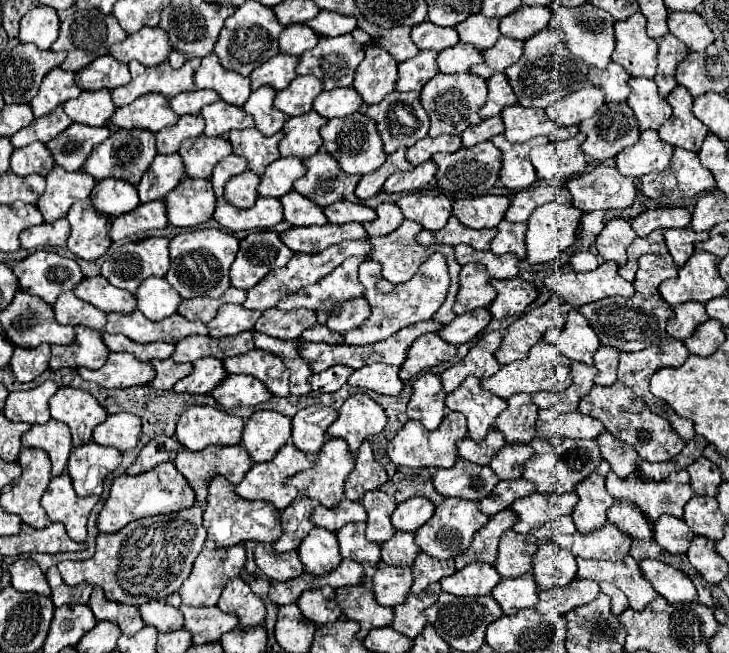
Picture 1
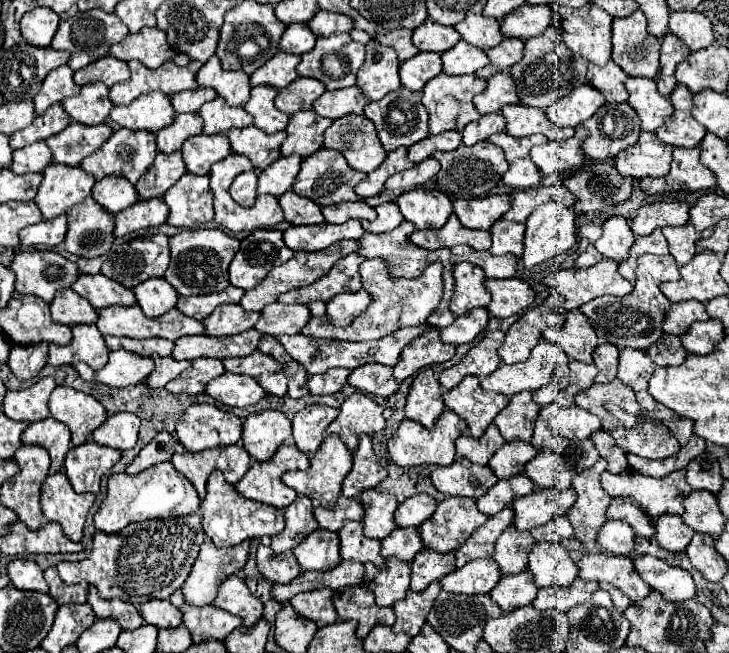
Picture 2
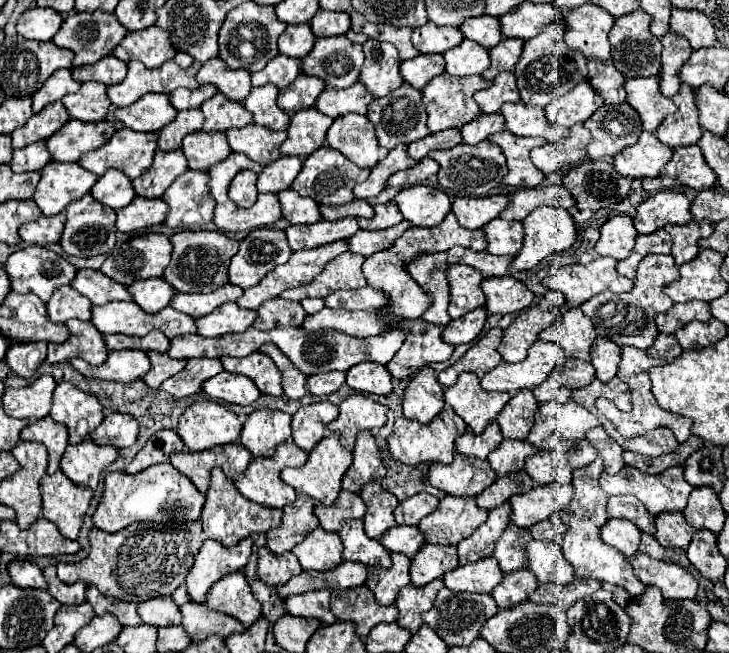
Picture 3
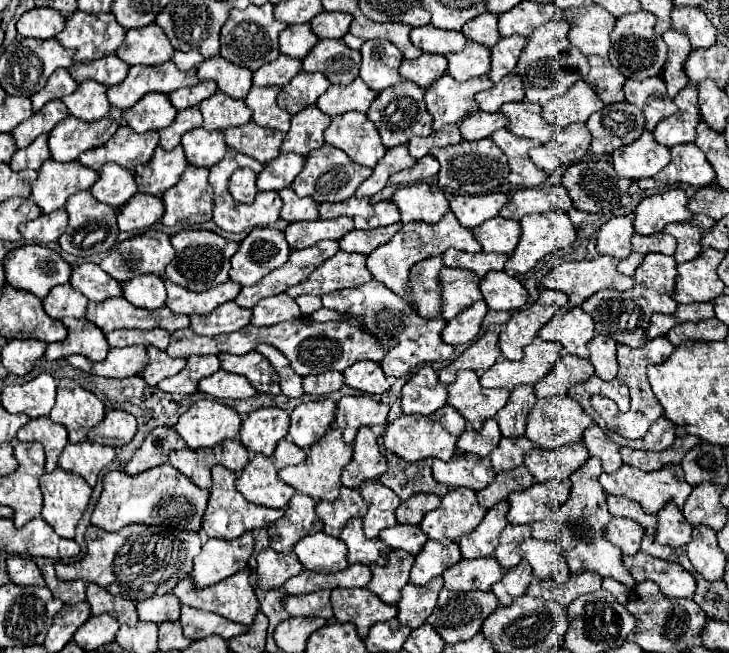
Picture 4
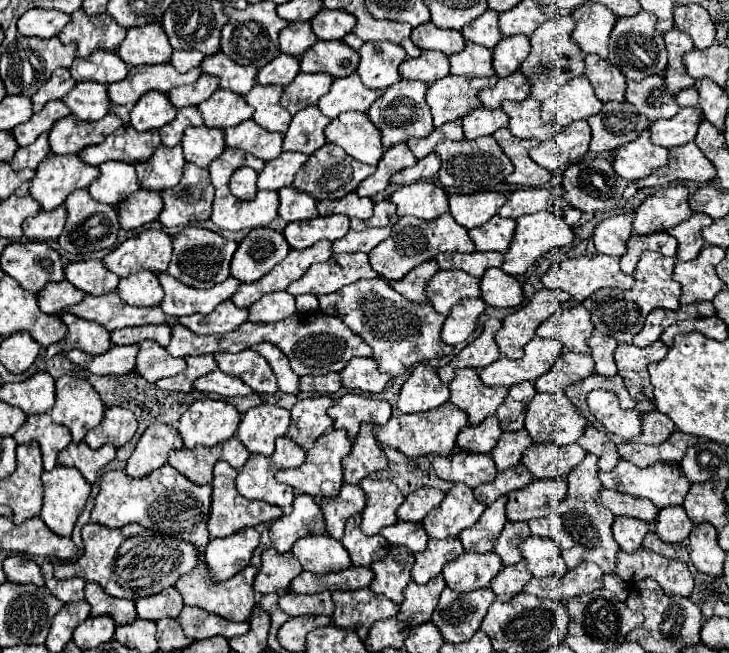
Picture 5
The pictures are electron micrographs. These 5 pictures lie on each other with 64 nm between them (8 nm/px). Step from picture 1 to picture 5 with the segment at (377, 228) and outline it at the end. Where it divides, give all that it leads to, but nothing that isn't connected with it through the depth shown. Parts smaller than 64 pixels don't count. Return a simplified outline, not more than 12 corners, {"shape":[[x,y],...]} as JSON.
{"shape":[[390,200],[374,206],[368,220],[350,220],[352,230],[392,226],[398,220],[396,208]]}

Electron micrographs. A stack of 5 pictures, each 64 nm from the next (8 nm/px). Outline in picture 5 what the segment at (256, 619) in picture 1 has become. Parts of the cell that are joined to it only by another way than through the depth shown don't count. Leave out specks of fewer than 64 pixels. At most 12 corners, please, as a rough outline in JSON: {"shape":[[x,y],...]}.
{"shape":[[204,564],[180,576],[184,604],[226,620],[250,618],[256,566],[228,582],[210,580]]}

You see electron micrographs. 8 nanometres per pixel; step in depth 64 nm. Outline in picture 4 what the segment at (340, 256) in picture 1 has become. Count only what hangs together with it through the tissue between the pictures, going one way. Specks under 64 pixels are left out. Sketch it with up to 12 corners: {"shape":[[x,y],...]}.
{"shape":[[338,242],[292,250],[286,264],[244,286],[236,304],[254,308],[306,280],[338,252]]}

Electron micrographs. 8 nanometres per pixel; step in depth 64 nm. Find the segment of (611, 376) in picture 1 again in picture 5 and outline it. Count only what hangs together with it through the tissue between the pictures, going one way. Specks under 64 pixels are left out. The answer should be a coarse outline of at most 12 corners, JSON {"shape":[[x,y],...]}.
{"shape":[[594,334],[588,340],[596,372],[616,376],[612,336]]}

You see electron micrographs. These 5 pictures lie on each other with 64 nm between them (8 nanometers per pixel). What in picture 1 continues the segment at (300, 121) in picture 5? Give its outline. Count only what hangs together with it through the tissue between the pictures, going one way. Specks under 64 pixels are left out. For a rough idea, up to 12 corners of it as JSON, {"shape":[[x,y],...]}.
{"shape":[[314,110],[288,118],[280,154],[308,158],[328,120]]}

